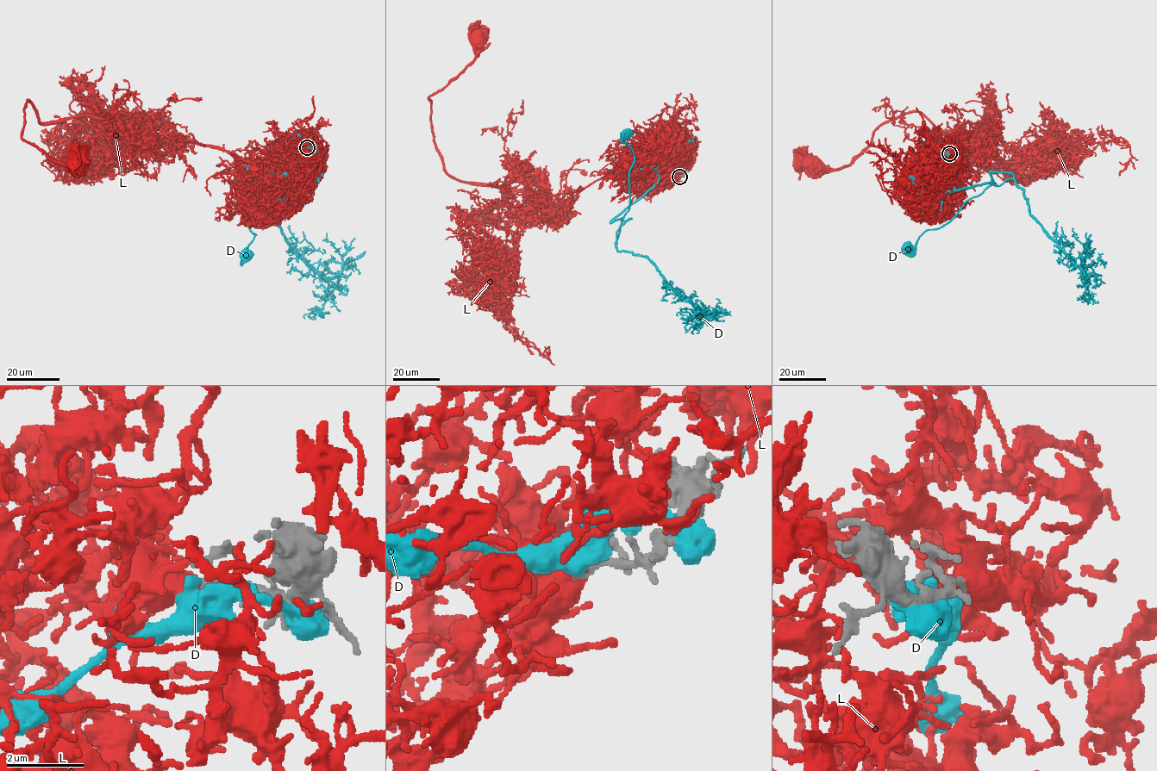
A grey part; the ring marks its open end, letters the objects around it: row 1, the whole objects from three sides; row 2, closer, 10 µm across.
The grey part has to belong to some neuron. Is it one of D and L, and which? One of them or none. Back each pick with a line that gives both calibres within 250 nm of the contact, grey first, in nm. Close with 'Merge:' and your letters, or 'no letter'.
L: 170/600 nm
Merge: L

